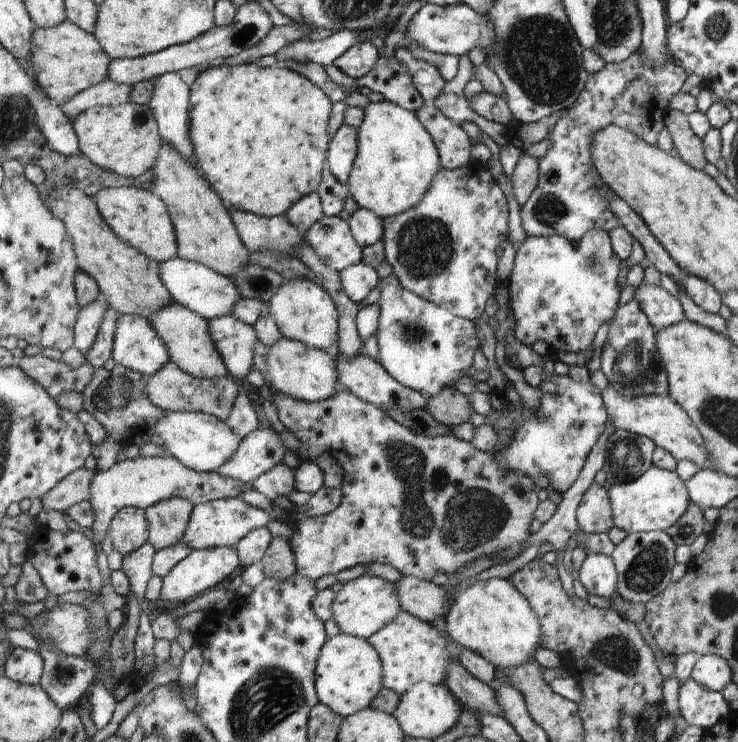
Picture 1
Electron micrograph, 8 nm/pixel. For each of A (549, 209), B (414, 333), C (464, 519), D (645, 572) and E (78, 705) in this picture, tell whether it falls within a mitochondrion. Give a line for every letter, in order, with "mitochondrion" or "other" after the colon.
A: mitochondrion
B: mitochondrion
C: mitochondrion
D: mitochondrion
E: other

